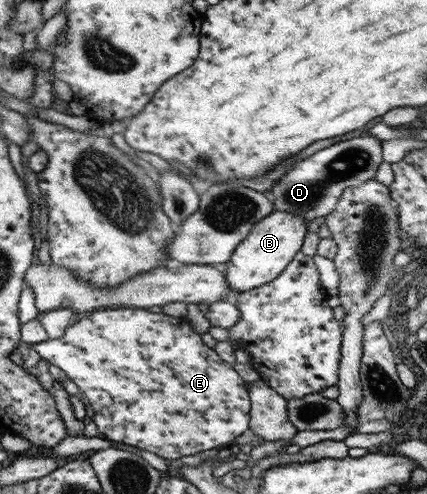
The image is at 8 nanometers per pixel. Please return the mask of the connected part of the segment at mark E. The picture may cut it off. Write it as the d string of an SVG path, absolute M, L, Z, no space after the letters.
M107 308L93 311L74 321L66 328L65 334L61 338L47 339L46 341L32 345L32 348L49 364L55 365L65 371L67 378L77 384L84 401L93 408L94 416L92 422L97 425L103 437L131 446L136 446L147 452L154 452L157 456L169 462L179 462L183 456L193 456L211 448L222 448L234 443L234 440L250 428L251 400L249 400L247 383L235 371L231 364L221 360L214 349L206 346L201 339L201 335L191 328L190 324L181 324L180 317L169 316L163 311L153 313L147 309L139 308Z

